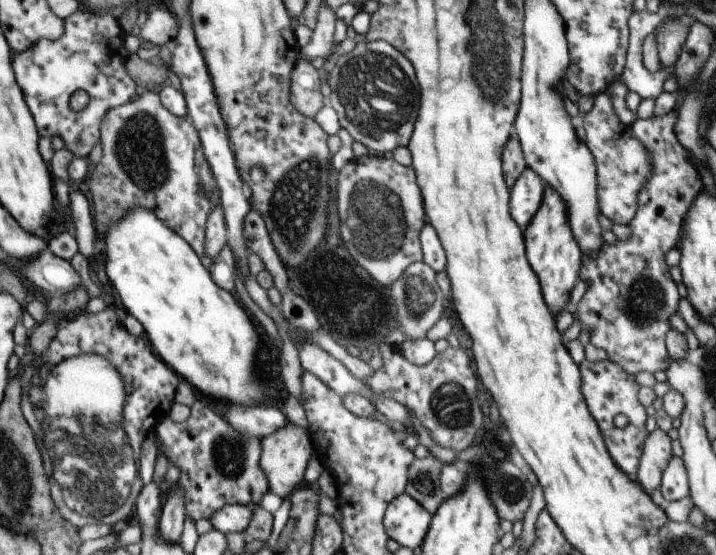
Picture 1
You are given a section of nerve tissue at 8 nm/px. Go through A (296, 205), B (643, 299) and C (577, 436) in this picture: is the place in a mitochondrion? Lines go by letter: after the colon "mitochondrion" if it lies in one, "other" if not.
A: mitochondrion
B: mitochondrion
C: other

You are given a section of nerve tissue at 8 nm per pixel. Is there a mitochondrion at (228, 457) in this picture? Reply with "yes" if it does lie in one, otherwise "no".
yes

